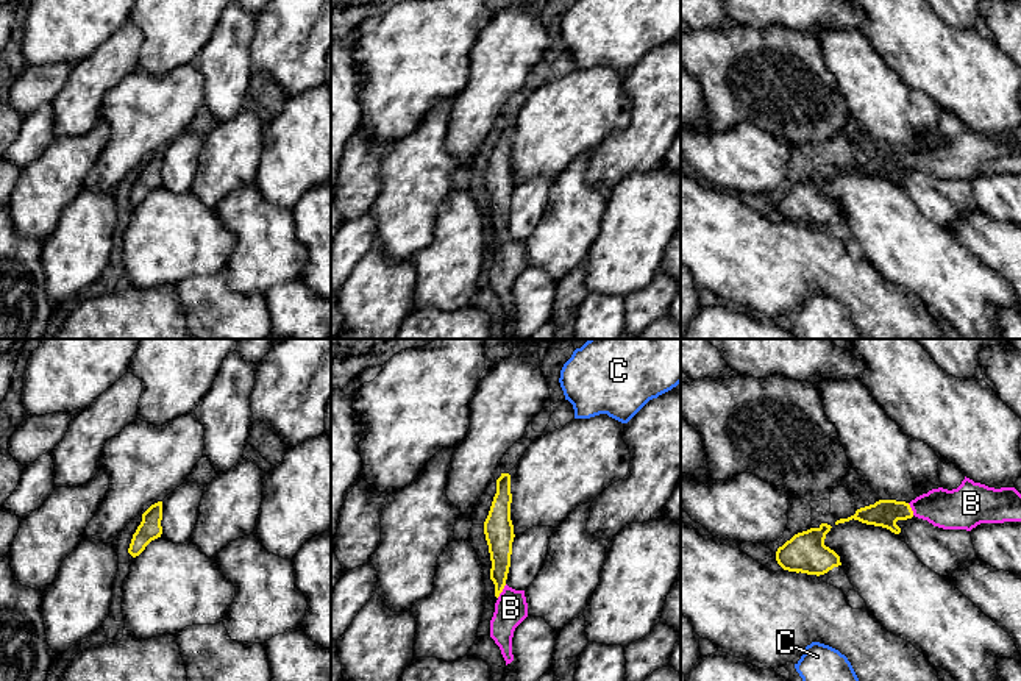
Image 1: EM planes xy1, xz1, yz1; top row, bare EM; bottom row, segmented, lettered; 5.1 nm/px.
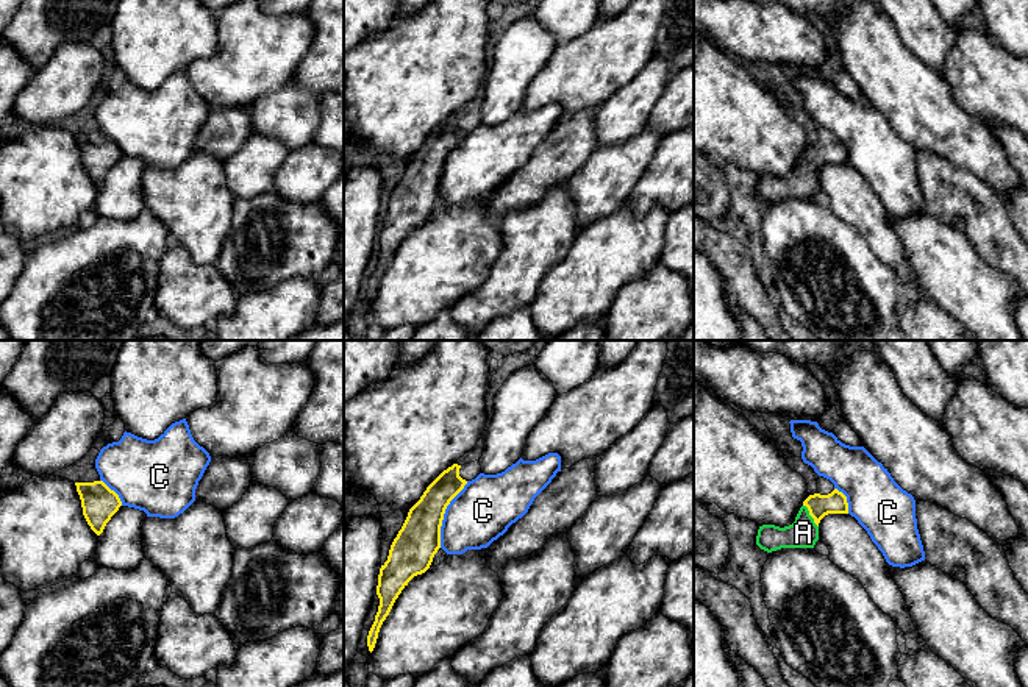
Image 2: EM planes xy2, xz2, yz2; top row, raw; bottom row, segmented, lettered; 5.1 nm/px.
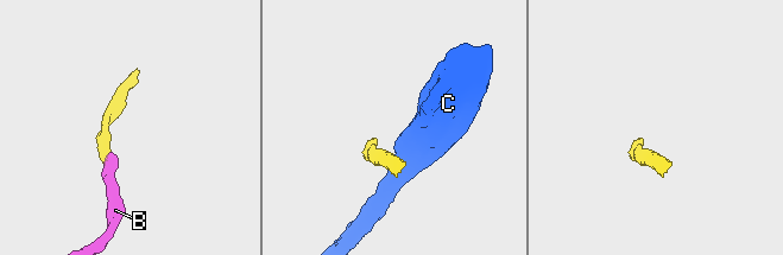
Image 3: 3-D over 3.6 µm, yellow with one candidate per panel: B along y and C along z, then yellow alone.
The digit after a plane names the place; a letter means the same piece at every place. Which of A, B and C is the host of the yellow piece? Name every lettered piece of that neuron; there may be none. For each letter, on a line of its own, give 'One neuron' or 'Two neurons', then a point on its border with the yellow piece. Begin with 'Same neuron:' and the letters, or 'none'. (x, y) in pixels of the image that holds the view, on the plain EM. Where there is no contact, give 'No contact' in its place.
Same neuron: A, B
A: One neuron. Touches yellow at yz2 (810, 164)
B: One neuron. Touches yellow at xz1 (501, 241)
C: Two neurons. Touches yellow at xz2 (444, 163)

